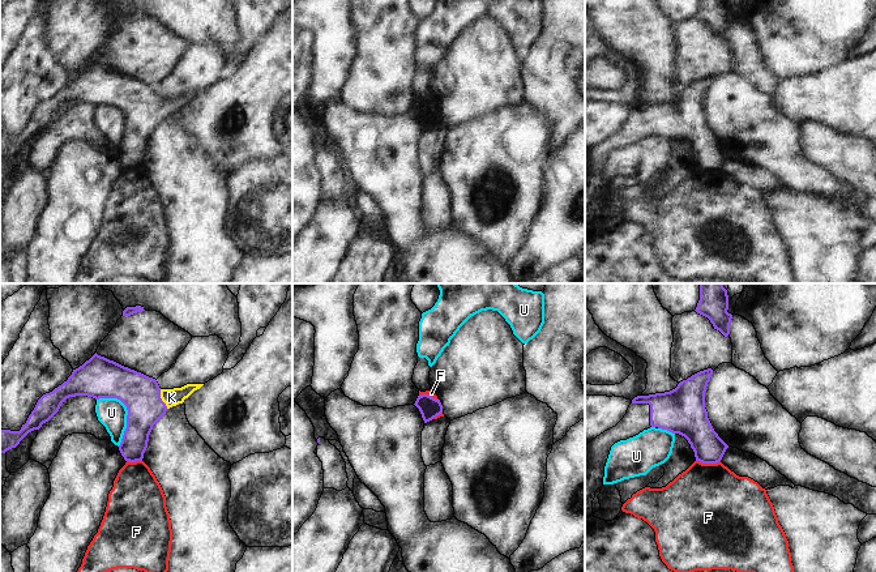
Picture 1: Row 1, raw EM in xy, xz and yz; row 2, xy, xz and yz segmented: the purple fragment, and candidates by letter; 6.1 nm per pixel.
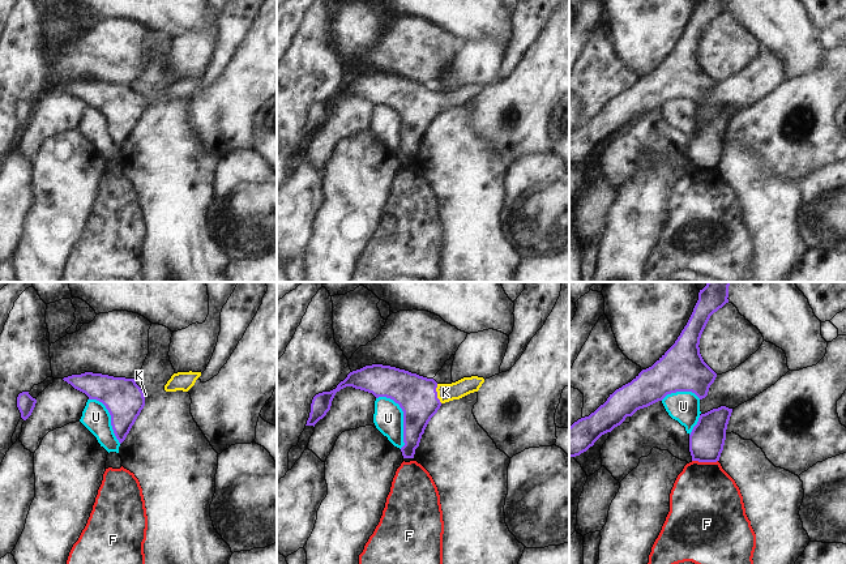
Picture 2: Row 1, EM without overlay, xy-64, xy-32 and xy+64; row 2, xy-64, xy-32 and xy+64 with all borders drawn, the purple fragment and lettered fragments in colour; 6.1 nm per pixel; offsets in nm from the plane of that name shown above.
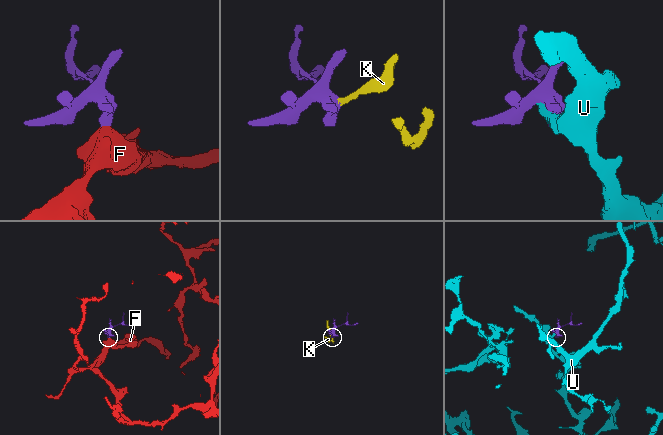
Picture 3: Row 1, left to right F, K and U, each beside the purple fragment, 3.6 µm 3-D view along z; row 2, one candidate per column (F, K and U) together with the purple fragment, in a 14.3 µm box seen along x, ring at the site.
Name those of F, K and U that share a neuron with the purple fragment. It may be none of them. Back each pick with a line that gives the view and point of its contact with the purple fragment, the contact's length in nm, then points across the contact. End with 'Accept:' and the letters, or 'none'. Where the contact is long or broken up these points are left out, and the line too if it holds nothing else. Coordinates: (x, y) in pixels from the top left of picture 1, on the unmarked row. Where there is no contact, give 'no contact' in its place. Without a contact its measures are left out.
K: contact xy (161, 107); length 140 nm; way xy (141, 102), (146, 107), (161, 107), (171, 105)
Accept: K

